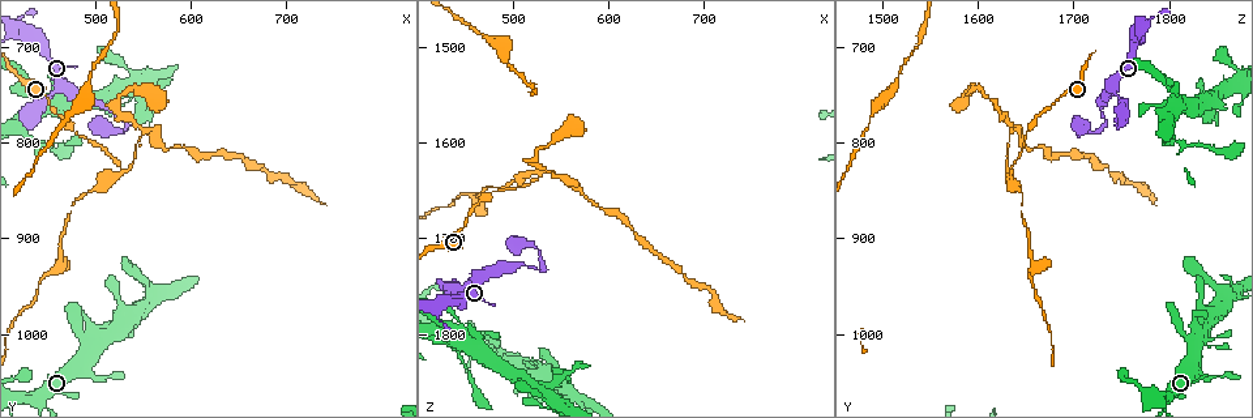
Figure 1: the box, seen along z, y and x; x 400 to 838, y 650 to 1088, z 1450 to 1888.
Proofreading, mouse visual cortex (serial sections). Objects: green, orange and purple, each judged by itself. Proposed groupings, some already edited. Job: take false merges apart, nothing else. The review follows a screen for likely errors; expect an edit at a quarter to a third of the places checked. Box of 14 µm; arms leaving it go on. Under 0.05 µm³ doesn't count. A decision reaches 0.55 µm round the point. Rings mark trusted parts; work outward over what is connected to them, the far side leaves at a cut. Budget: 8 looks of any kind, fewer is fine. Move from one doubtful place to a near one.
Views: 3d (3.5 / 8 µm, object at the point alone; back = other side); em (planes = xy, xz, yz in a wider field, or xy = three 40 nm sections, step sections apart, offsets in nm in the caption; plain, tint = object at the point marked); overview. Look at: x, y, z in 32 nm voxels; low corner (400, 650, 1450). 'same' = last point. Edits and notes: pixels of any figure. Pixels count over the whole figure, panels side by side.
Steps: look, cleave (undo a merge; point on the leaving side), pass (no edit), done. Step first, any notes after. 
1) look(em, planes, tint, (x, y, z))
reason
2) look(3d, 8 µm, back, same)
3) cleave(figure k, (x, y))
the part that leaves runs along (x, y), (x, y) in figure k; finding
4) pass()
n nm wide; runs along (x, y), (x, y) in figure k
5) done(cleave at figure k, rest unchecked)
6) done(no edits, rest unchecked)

look(3d, 3.5 µm, (530, 780, 1735))
sharp bend

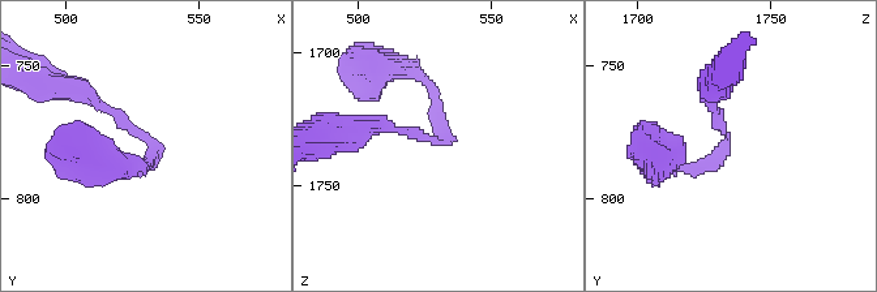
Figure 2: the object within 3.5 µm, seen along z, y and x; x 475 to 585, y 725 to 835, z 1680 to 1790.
look(em, xy, step 1, tint, (533, 782, 1732))
arms of 150, 150 nm

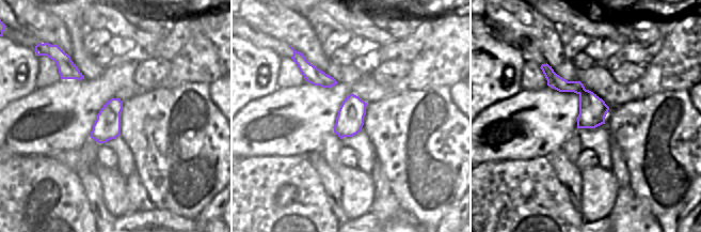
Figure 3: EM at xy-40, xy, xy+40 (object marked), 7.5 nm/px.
pass()
runs along (544, 66), (560, 84), (574, 86), (602, 121) in figure 3; continuous, no second cell

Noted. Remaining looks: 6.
look(3d, 8 µm, (530, 830, 1630))
three-way junction

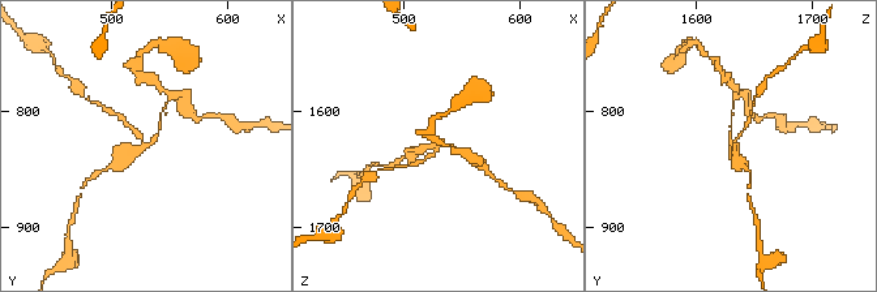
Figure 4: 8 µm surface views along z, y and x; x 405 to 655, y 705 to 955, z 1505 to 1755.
look(3d, 3.5 µm, (530, 830, 1632))

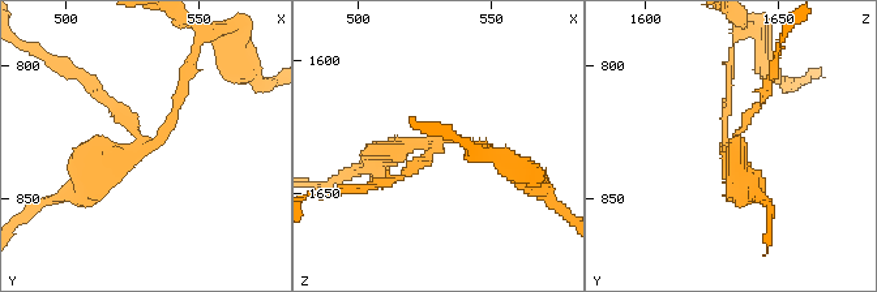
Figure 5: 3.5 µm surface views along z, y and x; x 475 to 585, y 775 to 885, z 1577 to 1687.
look(em, xy, step 3, tint, (528, 827, 1632))
3 arms; arms of 100, 150, 300 nm; shape alone is not enough

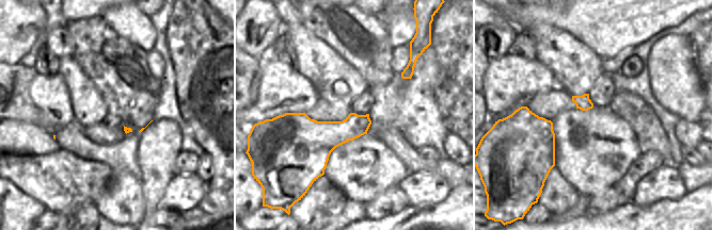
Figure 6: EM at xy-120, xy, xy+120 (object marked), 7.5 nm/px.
cleave(figure 5, (101, 160))
two cells meet here

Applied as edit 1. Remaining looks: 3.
look(overview)

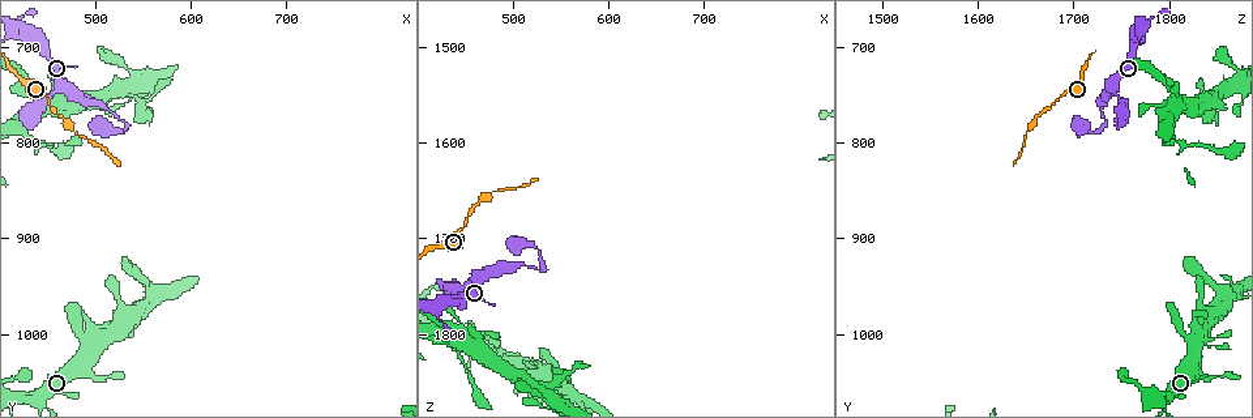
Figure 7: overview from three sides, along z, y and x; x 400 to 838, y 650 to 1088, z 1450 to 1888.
look(em, xy, step 5, tint, (430, 685, 1770))

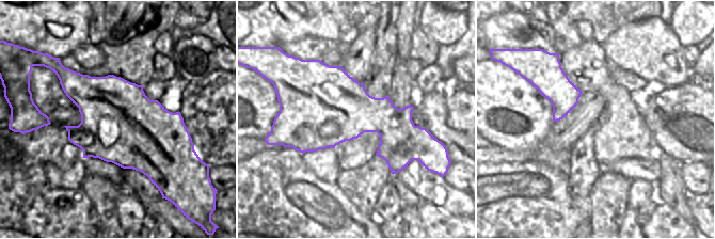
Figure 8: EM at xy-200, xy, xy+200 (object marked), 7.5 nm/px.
look(3d, 3.5 µm, same)

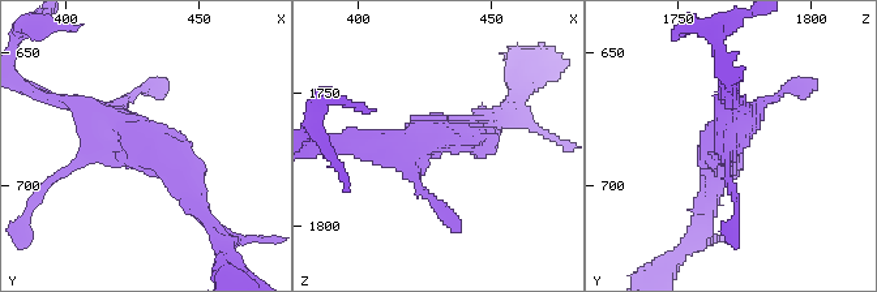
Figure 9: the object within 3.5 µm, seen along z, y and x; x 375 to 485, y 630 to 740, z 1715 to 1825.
pass()
runs along (196, 206), (132, 131), (72, 102) in figure 9; one cell here

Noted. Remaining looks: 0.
done(cleave at figure 5, rest unchecked)

